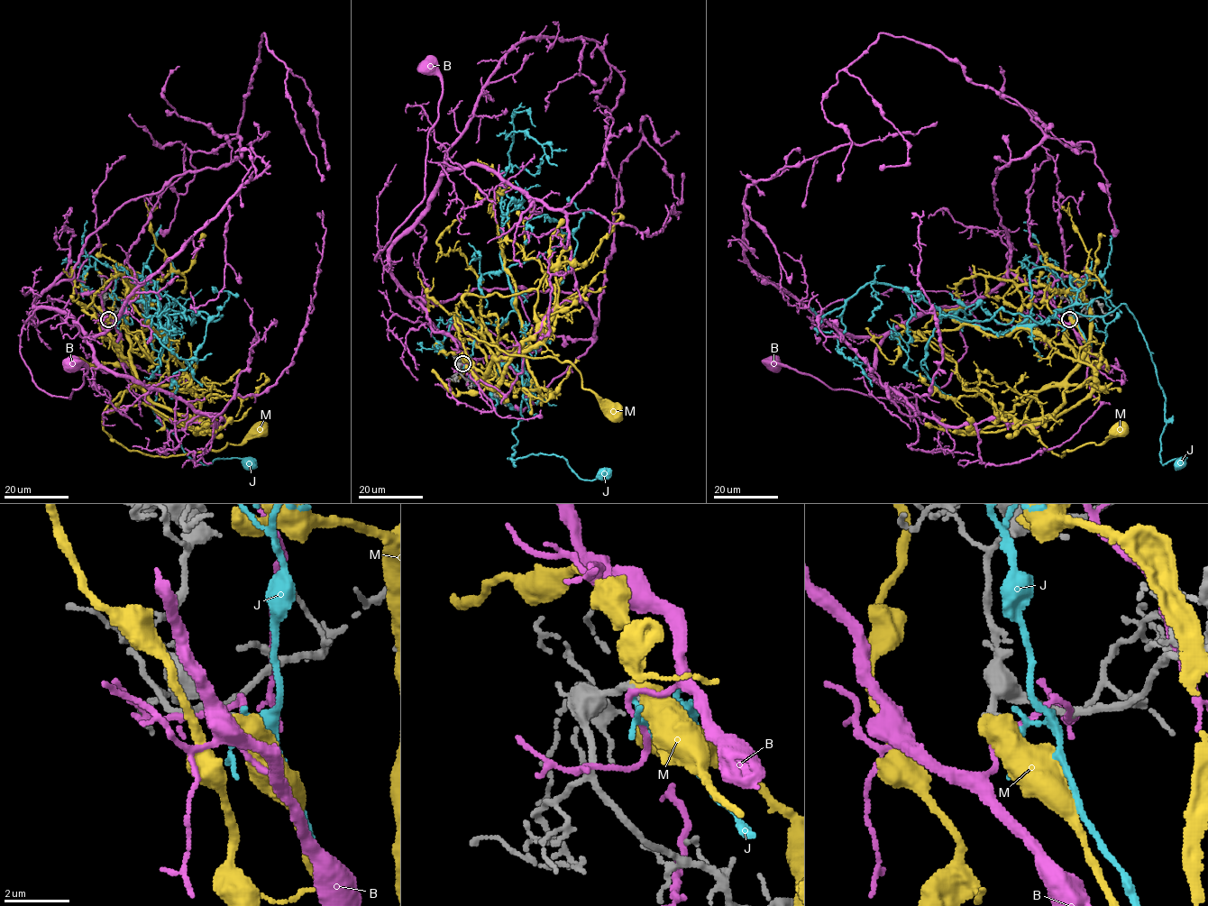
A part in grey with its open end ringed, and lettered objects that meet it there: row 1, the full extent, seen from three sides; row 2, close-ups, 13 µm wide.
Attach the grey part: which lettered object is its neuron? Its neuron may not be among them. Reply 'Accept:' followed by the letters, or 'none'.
Accept: none

